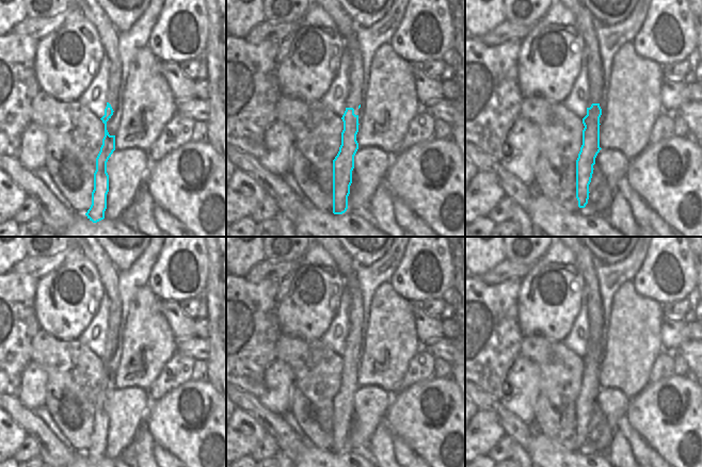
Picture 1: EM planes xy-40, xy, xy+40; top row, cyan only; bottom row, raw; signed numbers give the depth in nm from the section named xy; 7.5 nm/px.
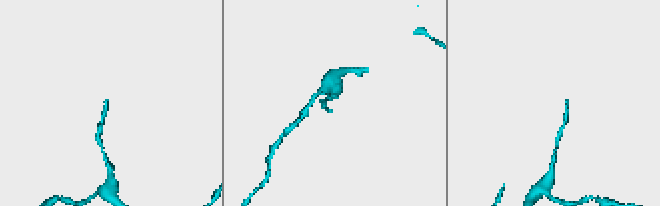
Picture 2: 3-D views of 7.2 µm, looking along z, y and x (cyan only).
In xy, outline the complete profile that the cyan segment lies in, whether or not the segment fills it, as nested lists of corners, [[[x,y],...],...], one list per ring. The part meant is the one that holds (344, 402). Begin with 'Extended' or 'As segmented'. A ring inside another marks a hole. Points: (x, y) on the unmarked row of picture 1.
Extended. [[[351,275],[346,279],[346,289],[352,294],[348,307],[348,335],[346,350],[341,356],[344,369],[341,384],[333,399],[333,452],[342,453],[348,448],[348,435],[352,422],[354,394],[358,388],[356,373],[358,371],[358,349],[363,328],[363,296],[358,288],[358,279]]]

